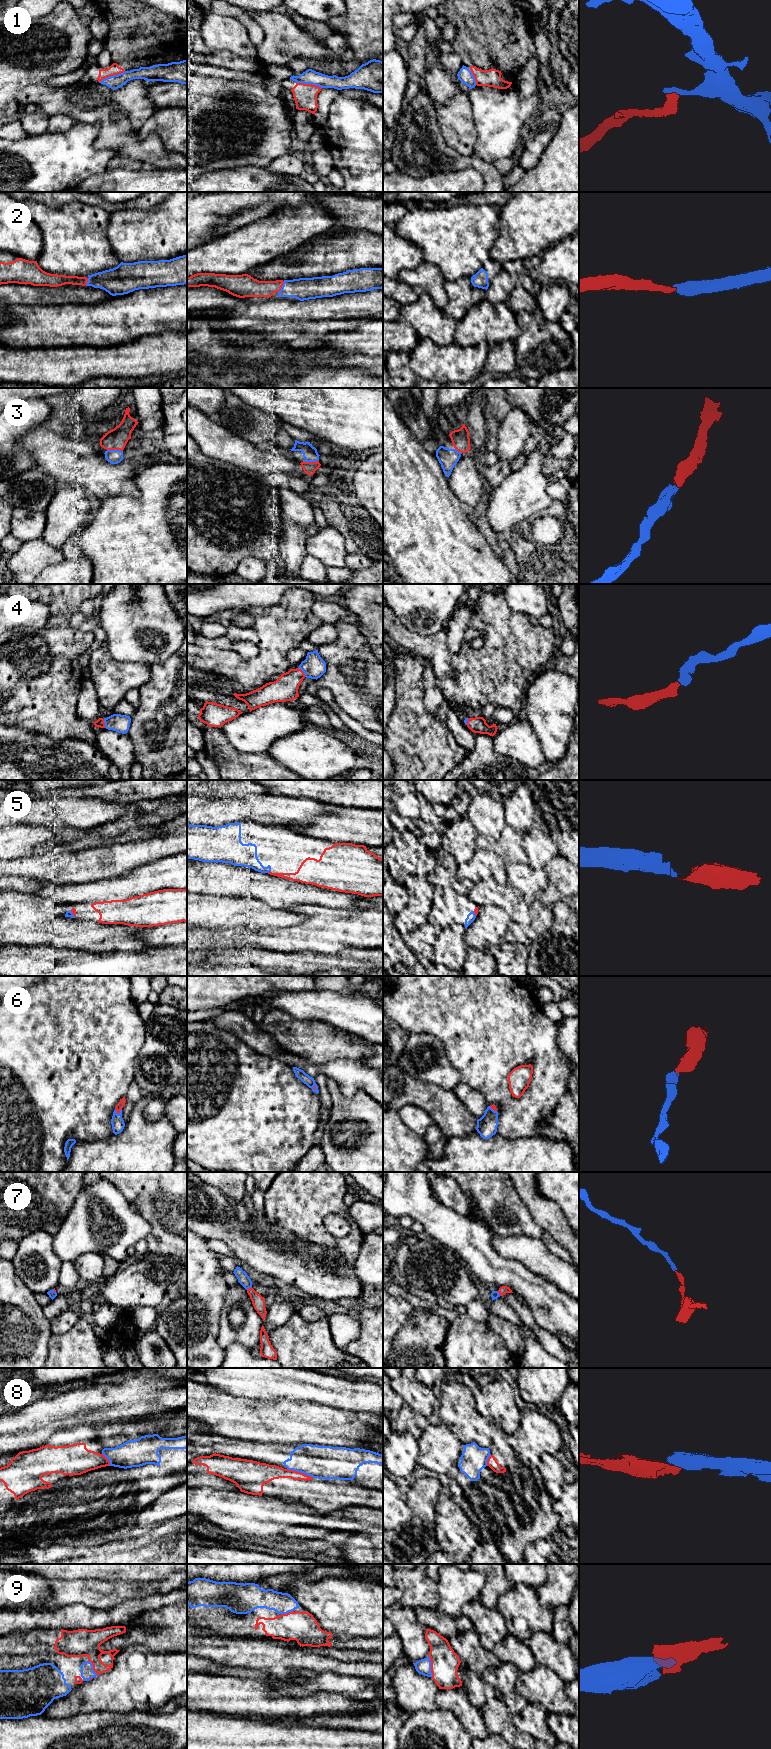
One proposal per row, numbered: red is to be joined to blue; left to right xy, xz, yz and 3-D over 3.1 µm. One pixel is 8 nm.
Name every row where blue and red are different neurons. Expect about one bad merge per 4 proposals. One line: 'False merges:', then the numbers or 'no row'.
False merges: 8

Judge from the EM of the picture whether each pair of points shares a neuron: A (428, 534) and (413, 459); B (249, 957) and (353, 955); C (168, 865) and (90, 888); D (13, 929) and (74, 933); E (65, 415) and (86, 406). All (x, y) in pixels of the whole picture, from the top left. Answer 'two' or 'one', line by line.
A: one
B: one
C: one
D: one
E: one

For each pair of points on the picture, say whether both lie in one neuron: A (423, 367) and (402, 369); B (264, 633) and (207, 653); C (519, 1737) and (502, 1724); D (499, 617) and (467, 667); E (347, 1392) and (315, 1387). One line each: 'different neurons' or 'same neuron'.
A: different neurons
B: same neuron
C: same neuron
D: same neuron
E: same neuron

